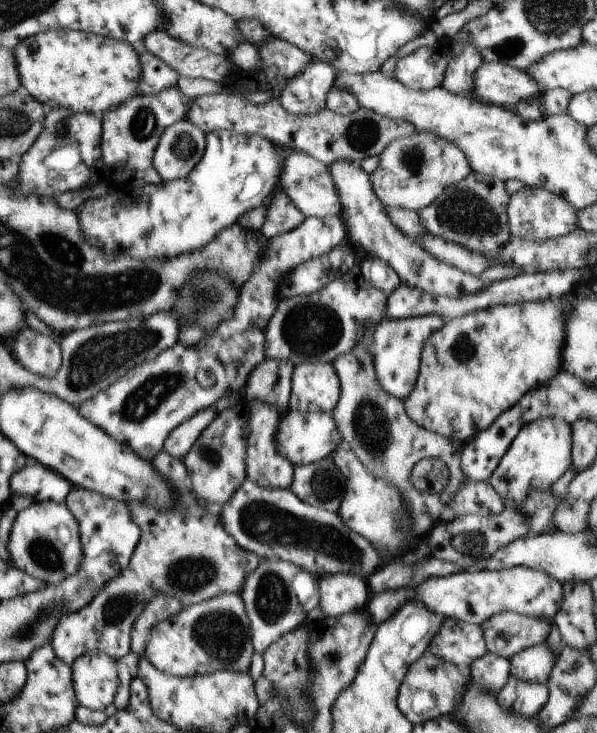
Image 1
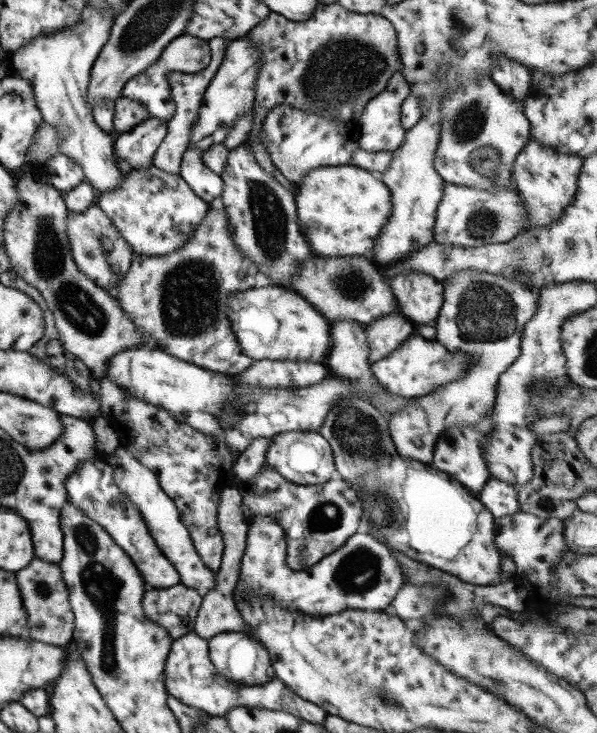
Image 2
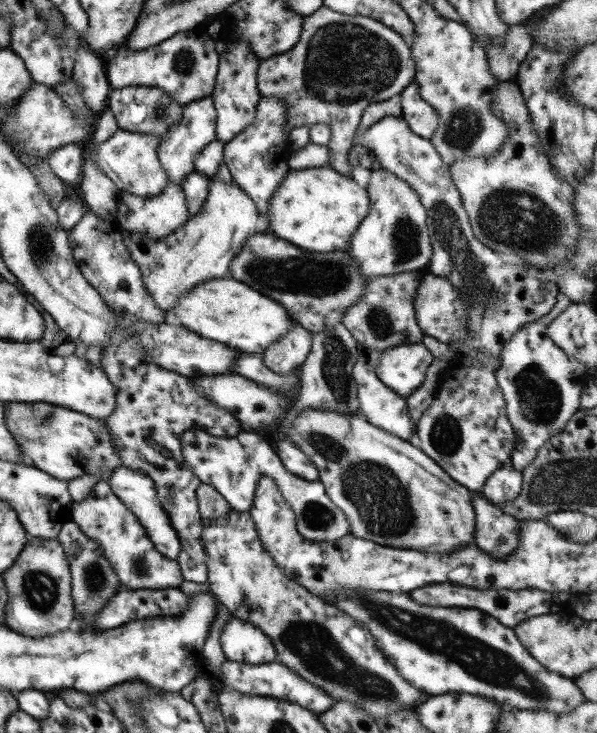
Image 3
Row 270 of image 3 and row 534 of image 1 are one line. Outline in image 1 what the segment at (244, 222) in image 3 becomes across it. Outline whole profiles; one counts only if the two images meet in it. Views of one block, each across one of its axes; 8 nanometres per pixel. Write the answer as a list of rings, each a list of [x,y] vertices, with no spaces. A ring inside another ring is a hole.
[[[163,448],[154,456],[151,461],[158,475],[163,475],[170,487],[174,488],[174,502],[167,511],[158,511],[144,503],[128,501],[130,506],[131,520],[139,527],[140,537],[131,553],[127,566],[119,571],[109,582],[103,584],[97,592],[89,599],[89,602],[75,612],[68,612],[57,619],[50,645],[55,656],[66,665],[80,657],[84,652],[103,648],[107,656],[113,660],[120,659],[130,651],[131,627],[143,607],[157,595],[167,595],[177,600],[183,607],[200,603],[204,600],[216,597],[223,593],[239,594],[243,586],[244,578],[257,566],[257,556],[251,551],[243,550],[229,536],[222,527],[218,511],[196,498],[192,492],[191,483],[182,463],[182,459],[173,458]]]

